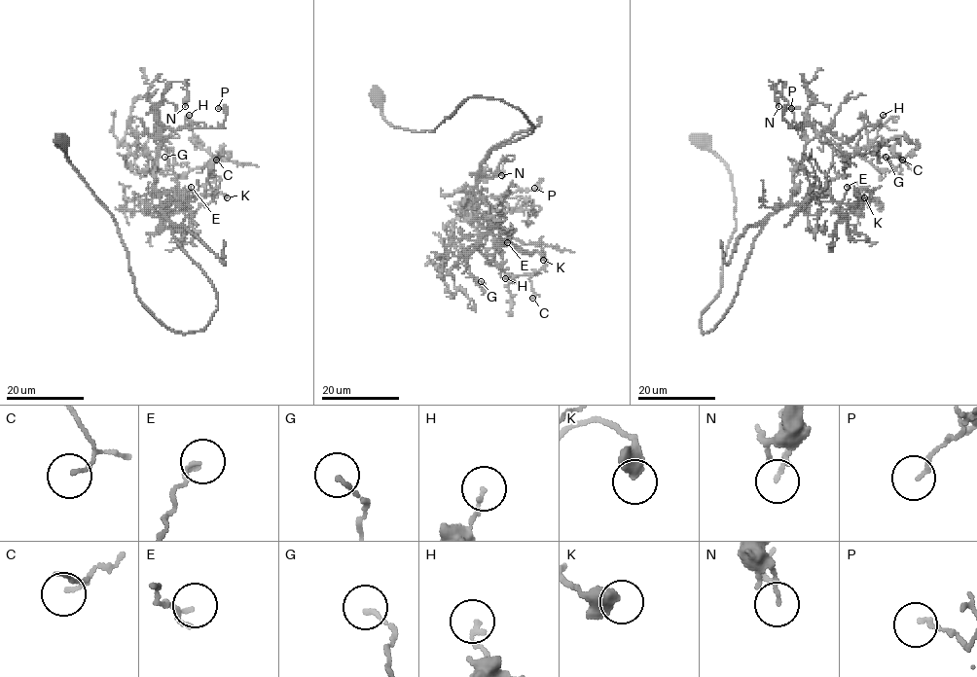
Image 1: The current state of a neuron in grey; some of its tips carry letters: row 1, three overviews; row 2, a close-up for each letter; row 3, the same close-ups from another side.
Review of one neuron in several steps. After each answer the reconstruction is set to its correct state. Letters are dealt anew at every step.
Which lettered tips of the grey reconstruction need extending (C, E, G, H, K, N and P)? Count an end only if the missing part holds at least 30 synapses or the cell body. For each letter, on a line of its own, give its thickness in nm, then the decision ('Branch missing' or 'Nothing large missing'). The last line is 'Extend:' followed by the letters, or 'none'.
C: Thickness 110 nm. Nothing large missing
E: Thickness 100 nm. Nothing large missing
G: Thickness 130 nm. Nothing large missing
H: Thickness 140 nm. Nothing large missing
K: Thickness 360 nm. Nothing large missing
N: Thickness 110 nm. Nothing large missing
P: Thickness 110 nm. Nothing large missing
Extend: none

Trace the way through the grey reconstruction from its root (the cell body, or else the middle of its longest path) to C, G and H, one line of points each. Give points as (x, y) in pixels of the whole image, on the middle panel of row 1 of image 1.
C: (379, 97), (410, 130), (476, 95), (533, 124), (489, 153), (477, 186), (493, 236), (545, 254), (532, 298)
G: (379, 97), (410, 130), (476, 95), (533, 124), (489, 153), (477, 209), (448, 225), (481, 281)
H: (379, 97), (410, 130), (476, 95), (533, 124), (470, 189), (505, 278)

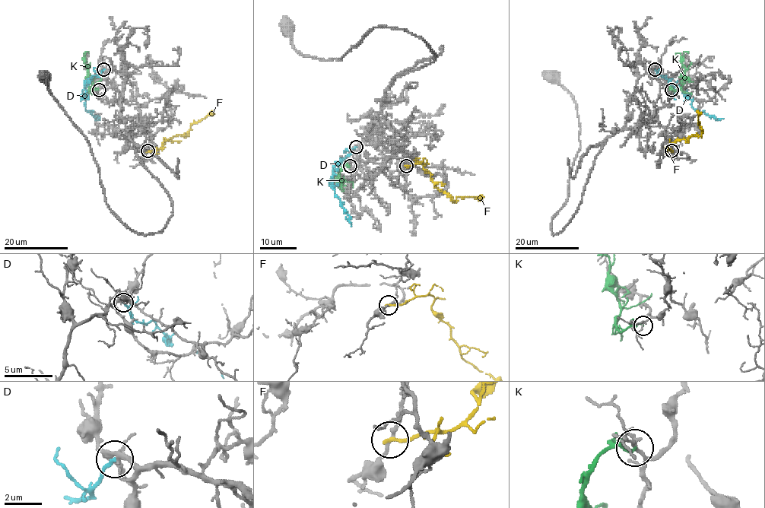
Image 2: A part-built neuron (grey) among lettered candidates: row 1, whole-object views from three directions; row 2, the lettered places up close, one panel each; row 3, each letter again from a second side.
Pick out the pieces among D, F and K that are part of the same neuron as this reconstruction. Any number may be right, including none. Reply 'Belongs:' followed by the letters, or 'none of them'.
Belongs: D

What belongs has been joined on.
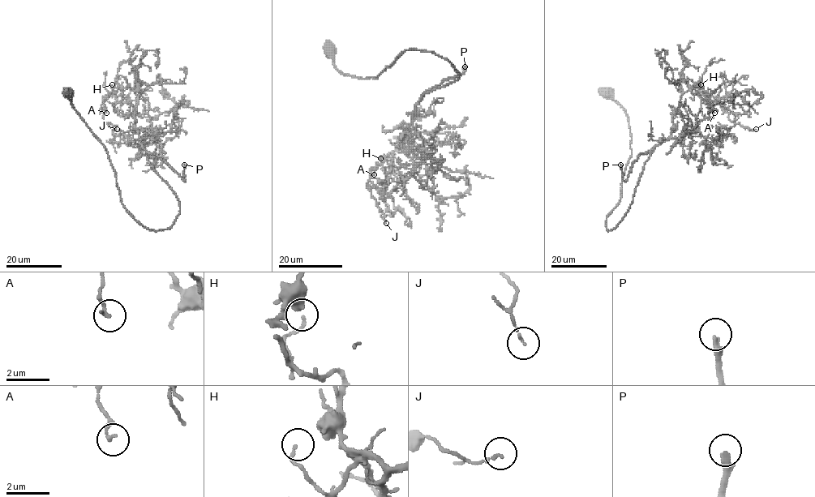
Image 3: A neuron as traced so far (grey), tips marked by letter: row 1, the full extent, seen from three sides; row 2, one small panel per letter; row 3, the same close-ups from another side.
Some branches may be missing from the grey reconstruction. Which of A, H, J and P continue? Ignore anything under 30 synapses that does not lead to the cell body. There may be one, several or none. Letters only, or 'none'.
P

